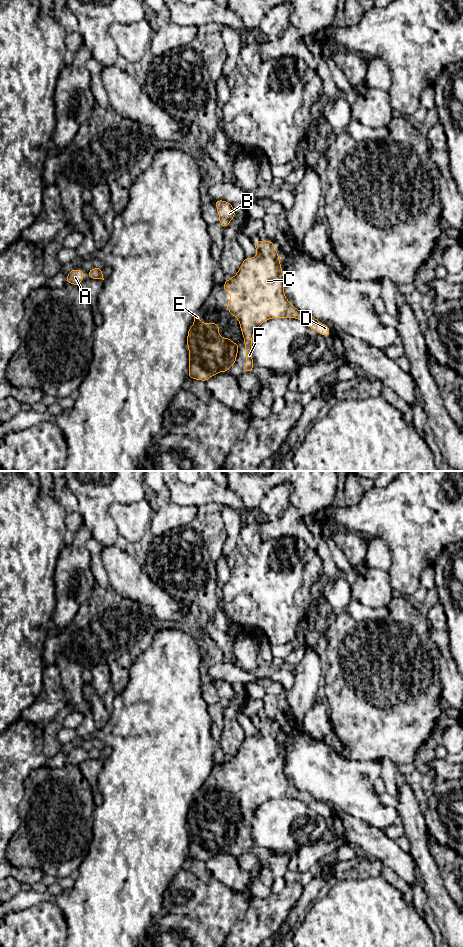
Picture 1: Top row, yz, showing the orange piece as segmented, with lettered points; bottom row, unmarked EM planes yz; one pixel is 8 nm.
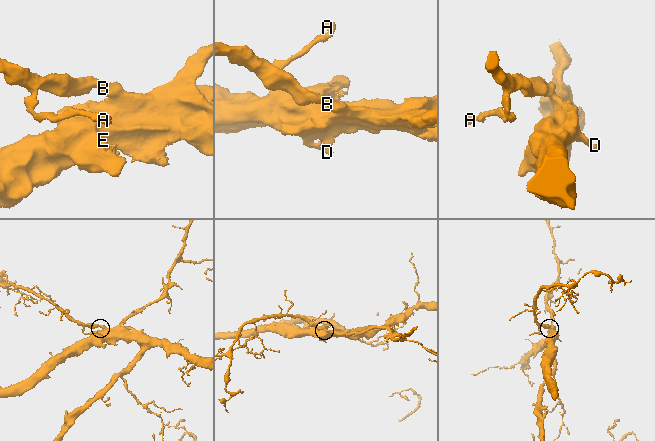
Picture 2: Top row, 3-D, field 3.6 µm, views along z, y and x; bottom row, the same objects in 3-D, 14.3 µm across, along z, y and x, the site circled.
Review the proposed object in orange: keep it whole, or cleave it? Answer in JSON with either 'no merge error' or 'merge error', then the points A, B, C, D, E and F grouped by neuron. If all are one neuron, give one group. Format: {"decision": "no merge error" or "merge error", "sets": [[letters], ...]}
{"decision": "no merge error", "sets": [["A", "B", "C", "D", "E", "F"]]}

